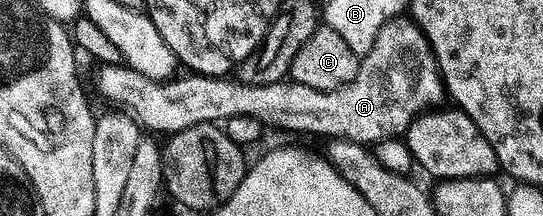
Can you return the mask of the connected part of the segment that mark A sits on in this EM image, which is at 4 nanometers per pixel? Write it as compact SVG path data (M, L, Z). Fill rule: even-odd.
M394 20L388 21L386 25L386 33L389 34L399 34L399 43L395 46L395 51L388 56L383 62L383 74L375 75L375 62L374 57L368 56L362 59L359 74L357 77L349 83L348 86L342 86L339 90L313 90L311 88L305 88L297 84L296 82L286 80L281 83L273 84L269 87L257 87L250 84L242 84L239 82L231 82L235 80L216 80L213 78L205 78L202 76L187 76L191 78L180 77L178 80L172 80L166 84L160 82L154 82L149 80L145 76L141 76L137 71L128 68L126 65L104 65L99 74L99 90L108 98L111 102L116 102L116 107L122 108L124 111L129 112L130 116L139 123L144 131L149 132L149 130L156 130L159 134L165 134L164 136L172 136L181 133L183 130L191 129L195 125L205 125L207 123L216 124L226 124L229 120L233 120L237 116L253 116L253 120L261 120L264 127L271 128L271 126L276 126L279 130L288 130L291 134L316 134L319 138L327 138L326 140L342 140L345 142L356 142L362 146L368 148L374 148L379 145L380 142L393 142L404 137L403 133L410 131L413 126L413 121L411 118L415 118L419 113L422 112L426 106L435 106L431 108L439 108L444 105L445 102L445 87L443 84L443 76L439 73L439 65L434 60L434 57L428 47L427 40L423 36L423 31L418 29L414 21L406 20Z

